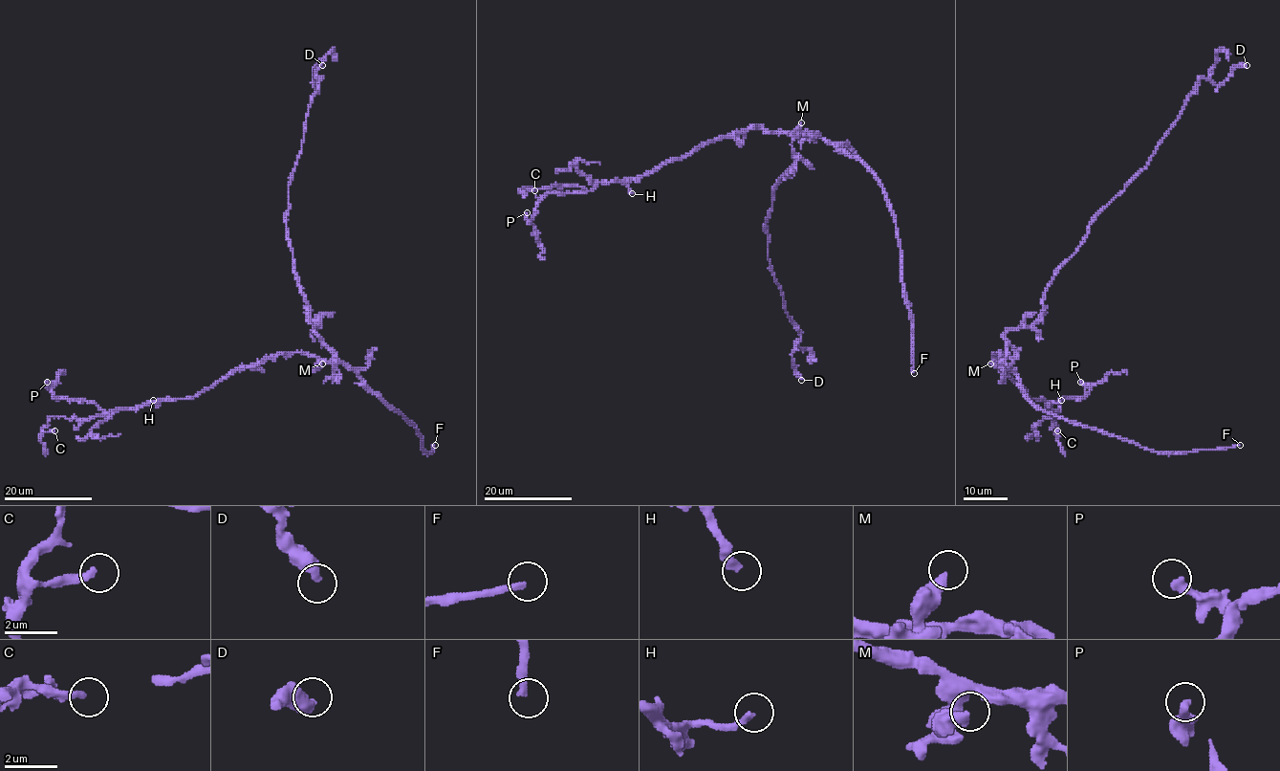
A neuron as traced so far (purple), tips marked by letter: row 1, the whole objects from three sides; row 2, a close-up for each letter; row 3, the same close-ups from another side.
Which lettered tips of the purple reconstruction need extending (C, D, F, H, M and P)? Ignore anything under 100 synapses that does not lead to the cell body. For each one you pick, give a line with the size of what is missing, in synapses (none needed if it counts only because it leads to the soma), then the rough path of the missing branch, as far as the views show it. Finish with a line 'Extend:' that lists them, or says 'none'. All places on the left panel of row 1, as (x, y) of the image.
F: missing branch runs (435, 445), (433, 417), (403, 359), (412, 313), (396, 236), (368, 204), (367, 175), (401, 183), (464, 134)
H: about 120 synapses; missing branch runs (153, 400), (129, 396), (131, 398), (141, 398), (144, 392), (123, 385), (97, 368), (81, 367), (75, 373)
Extend: F, H

